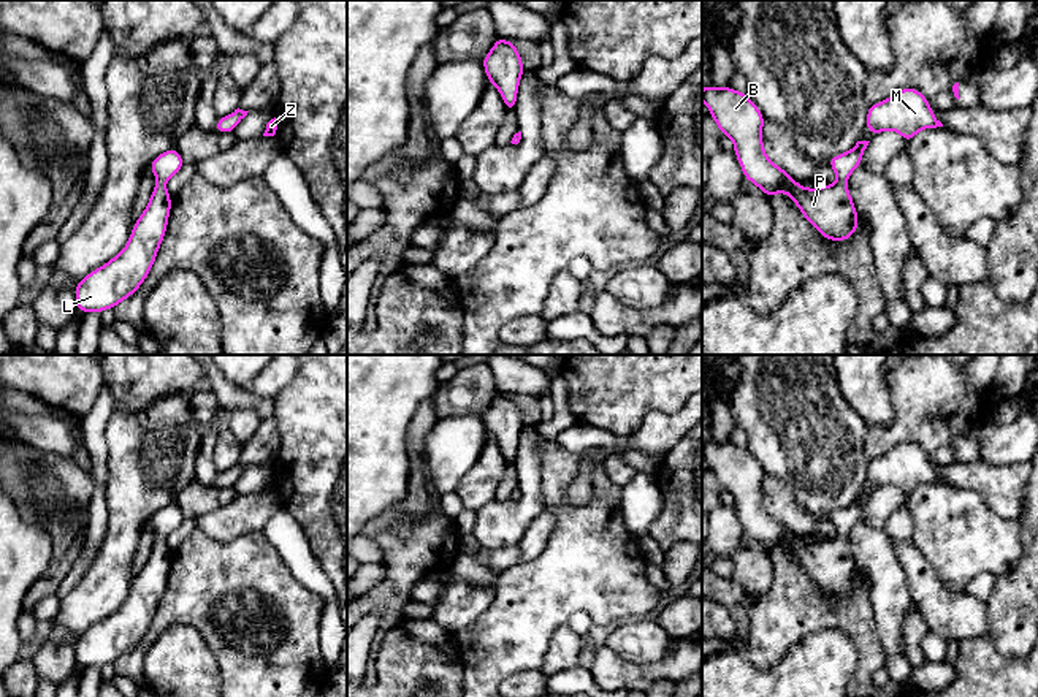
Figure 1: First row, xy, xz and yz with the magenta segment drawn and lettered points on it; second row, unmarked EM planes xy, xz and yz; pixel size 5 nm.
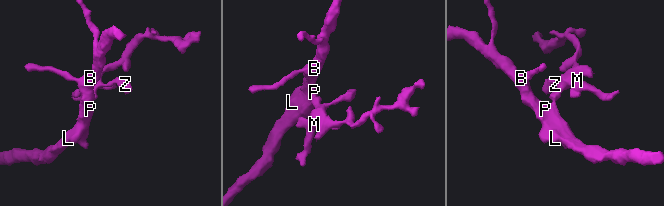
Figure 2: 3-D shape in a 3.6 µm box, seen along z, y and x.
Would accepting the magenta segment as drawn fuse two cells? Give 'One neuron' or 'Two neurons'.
One neuron

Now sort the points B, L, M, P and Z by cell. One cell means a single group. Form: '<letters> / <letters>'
B L M P Z

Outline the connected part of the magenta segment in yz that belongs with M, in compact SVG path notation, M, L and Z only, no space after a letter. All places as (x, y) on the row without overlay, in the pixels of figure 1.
M900 444L881 458L870 459L867 466L865 483L873 491L892 485L910 497L918 486L937 482L943 482L943 478L918 444Z

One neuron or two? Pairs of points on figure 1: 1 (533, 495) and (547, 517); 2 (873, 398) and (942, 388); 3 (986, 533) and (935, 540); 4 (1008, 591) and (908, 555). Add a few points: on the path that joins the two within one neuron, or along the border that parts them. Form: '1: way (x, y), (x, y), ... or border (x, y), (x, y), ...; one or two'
1: border (544, 507), (526, 528), (522, 539); two
2: border (888, 371), (892, 418), (885, 425), (869, 426); two
3: way (973, 537), (948, 537); one
4: border (986, 602), (989, 634); two

